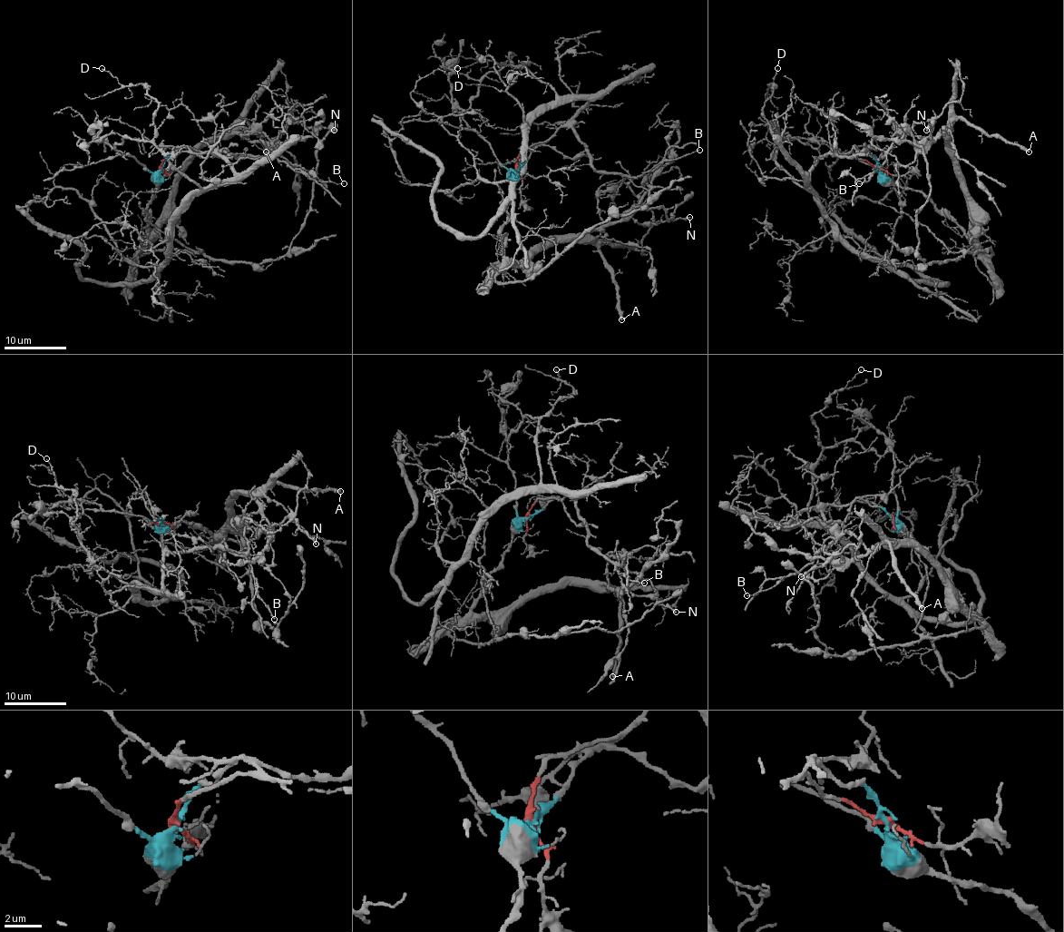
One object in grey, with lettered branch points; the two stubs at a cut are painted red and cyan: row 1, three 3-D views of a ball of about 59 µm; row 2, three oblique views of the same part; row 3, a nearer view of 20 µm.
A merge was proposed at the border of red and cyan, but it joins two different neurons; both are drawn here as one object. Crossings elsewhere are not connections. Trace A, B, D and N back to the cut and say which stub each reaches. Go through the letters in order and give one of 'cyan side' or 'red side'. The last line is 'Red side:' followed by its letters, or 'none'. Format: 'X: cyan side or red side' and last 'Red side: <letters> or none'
A: cyan side
B: red side
D: red side
N: cyan side
Red side: B, D

